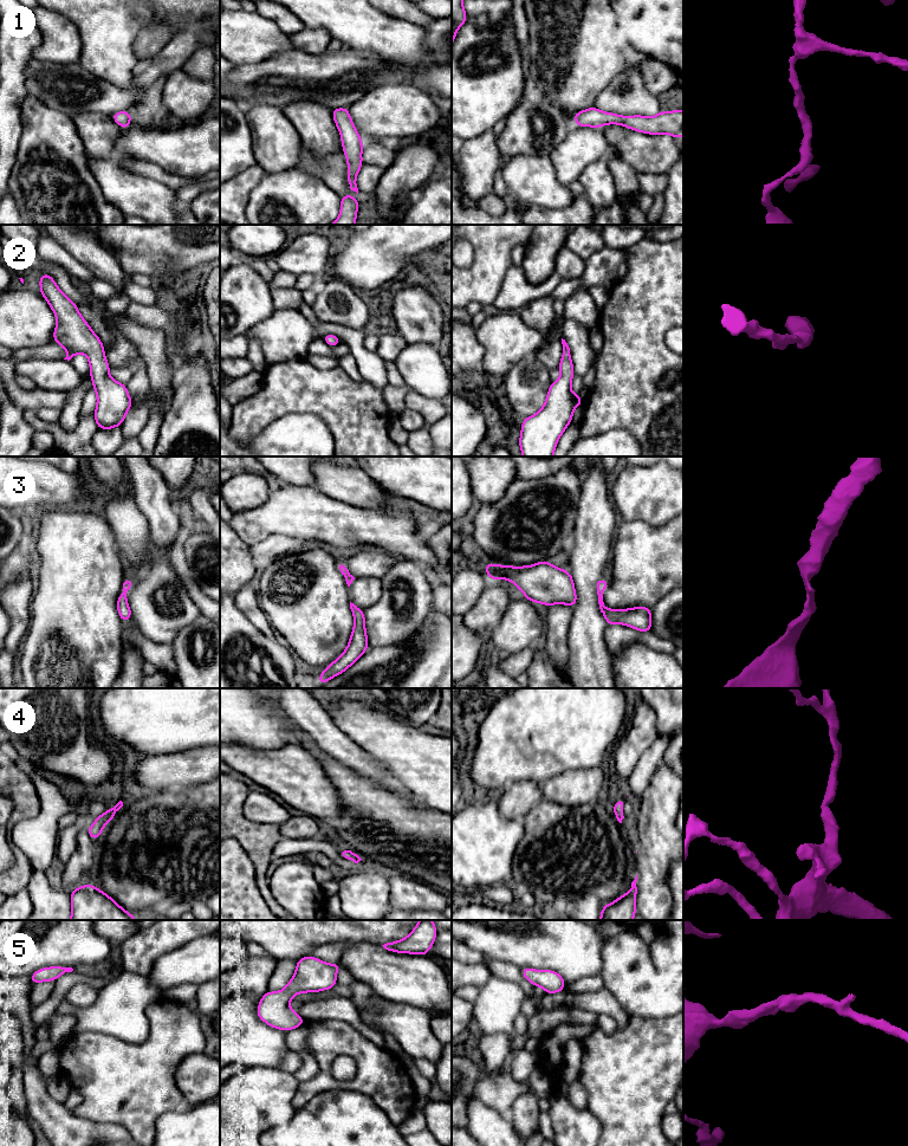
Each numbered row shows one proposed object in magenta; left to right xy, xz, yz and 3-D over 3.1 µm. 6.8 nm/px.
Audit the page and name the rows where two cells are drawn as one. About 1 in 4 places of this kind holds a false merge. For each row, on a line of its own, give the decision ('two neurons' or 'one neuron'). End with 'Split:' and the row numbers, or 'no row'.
1: one neuron
2: one neuron
3: one neuron
4: one neuron
5: one neuron
Split: no row

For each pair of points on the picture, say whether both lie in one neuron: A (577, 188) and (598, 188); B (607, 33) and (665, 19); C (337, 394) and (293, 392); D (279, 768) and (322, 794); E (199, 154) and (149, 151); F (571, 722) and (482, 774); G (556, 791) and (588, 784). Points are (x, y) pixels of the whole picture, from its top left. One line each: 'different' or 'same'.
A: different
B: different
C: same
D: same
E: same
F: same
G: same

